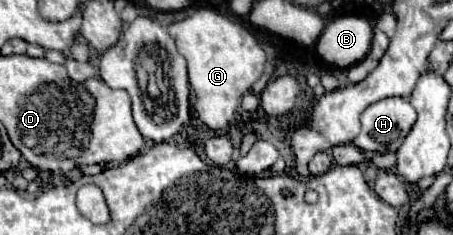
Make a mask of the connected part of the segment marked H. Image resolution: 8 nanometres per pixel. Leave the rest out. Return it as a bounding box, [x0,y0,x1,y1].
[354,97,416,153]

